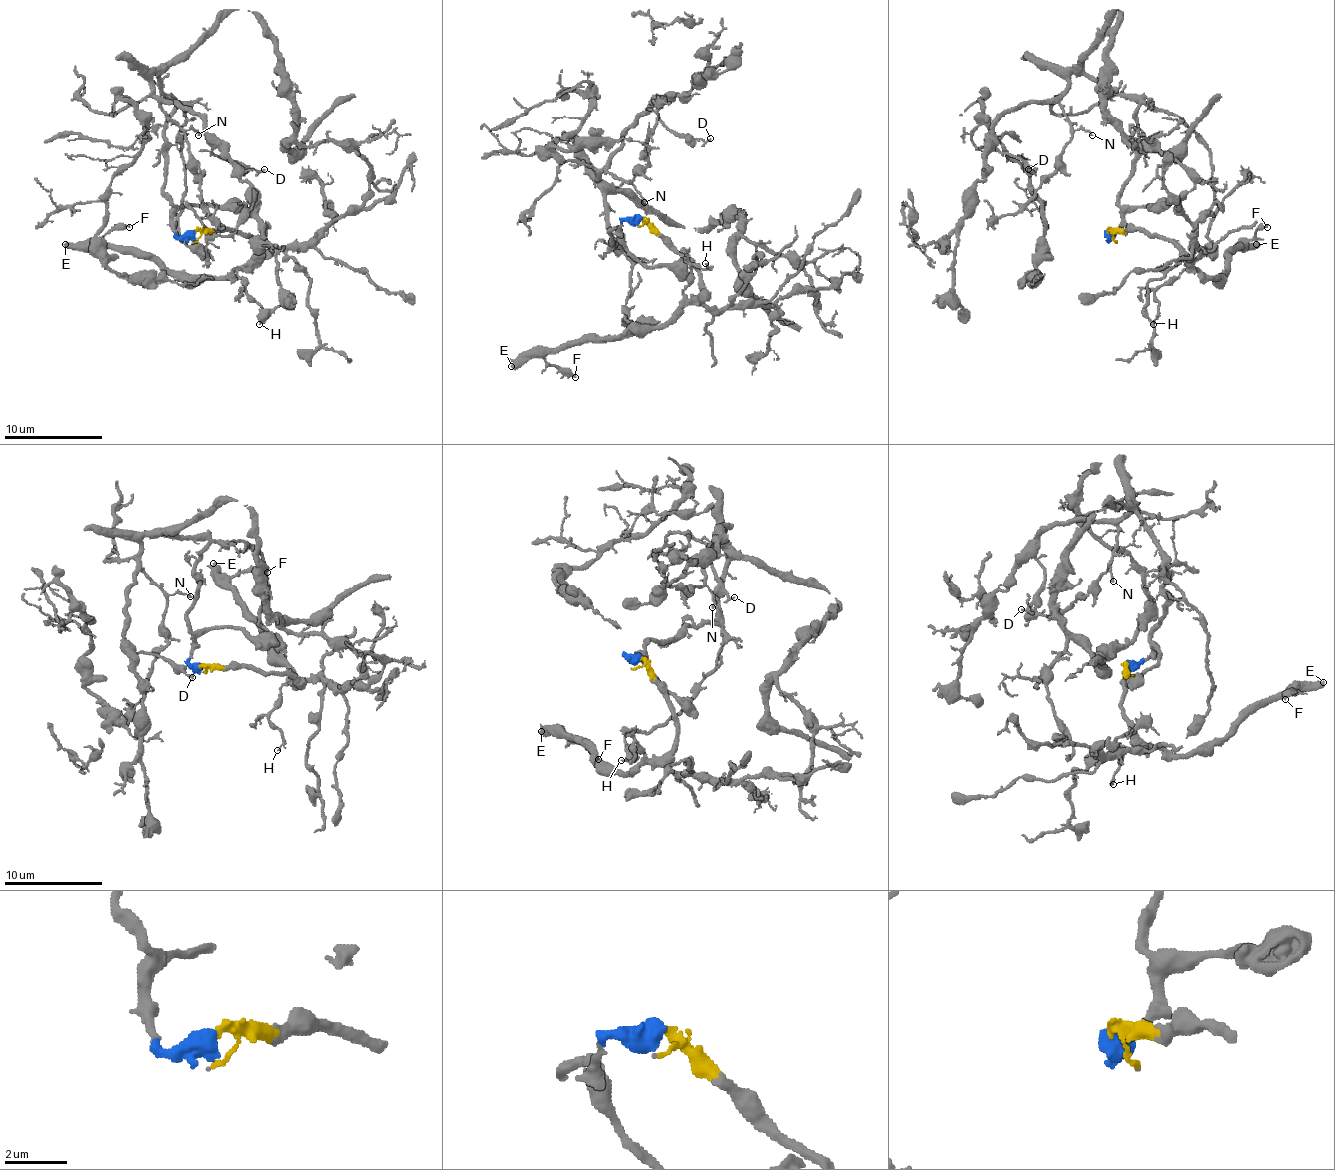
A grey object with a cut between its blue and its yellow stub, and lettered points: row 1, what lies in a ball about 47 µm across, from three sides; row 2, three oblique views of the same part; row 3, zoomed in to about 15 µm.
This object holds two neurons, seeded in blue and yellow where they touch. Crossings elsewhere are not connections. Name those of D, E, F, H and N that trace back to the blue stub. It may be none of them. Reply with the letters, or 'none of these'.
D, N

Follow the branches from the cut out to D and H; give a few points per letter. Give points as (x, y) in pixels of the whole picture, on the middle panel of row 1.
D: (639, 217), (610, 232), (612, 247), (598, 171), (620, 136), (654, 103), (662, 122), (679, 134), (711, 139)
H: (642, 217), (698, 274), (701, 294), (689, 298), (684, 291), (693, 264), (706, 264)

